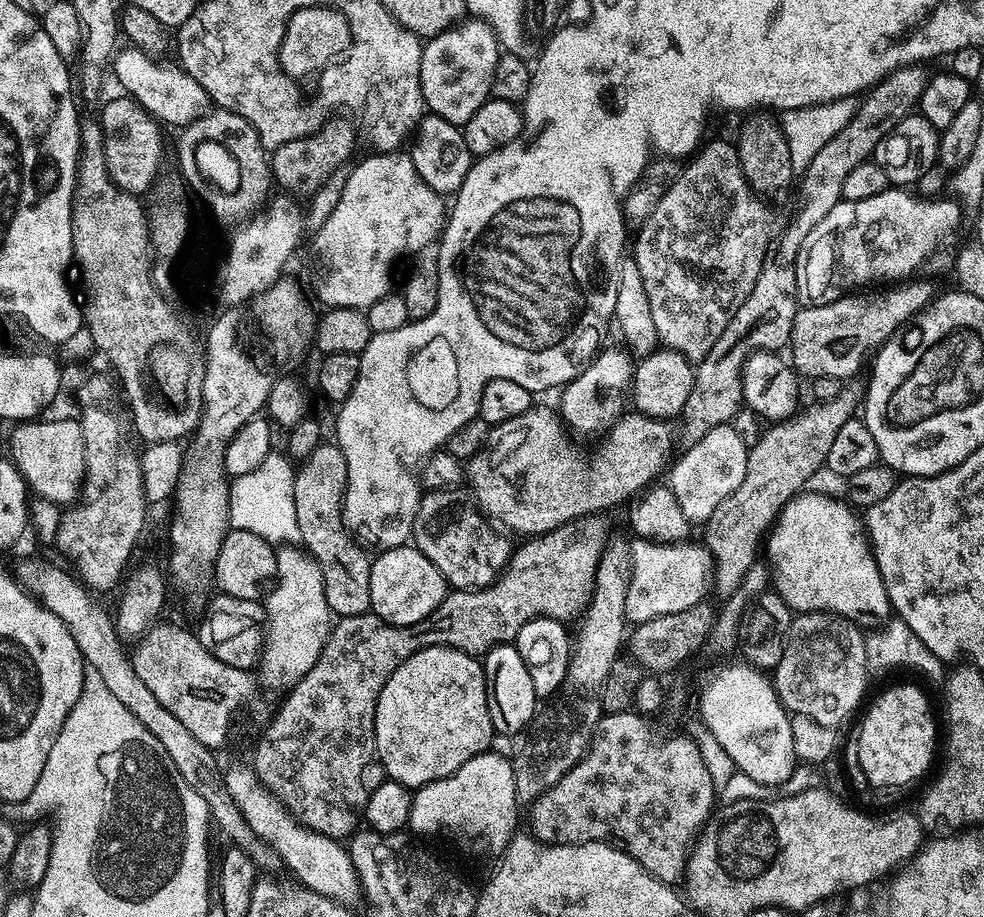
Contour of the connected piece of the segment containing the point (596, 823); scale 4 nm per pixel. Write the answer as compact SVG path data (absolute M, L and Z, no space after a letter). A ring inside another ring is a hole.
M635 710L609 712L601 715L596 724L596 735L592 738L587 754L557 784L550 786L550 790L546 790L538 799L532 801L530 805L530 811L532 811L530 832L543 844L585 844L595 840L600 840L604 844L612 844L615 848L620 848L626 854L630 854L634 858L634 862L638 862L650 875L658 878L663 884L676 886L679 885L679 880L681 883L685 879L688 862L692 858L701 833L709 821L713 819L712 807L718 804L718 789L714 782L710 780L709 771L706 770L706 765L702 762L701 751L698 750L695 742L686 736L683 731L671 732L670 729L663 728L662 725L655 724L652 720L655 719Z

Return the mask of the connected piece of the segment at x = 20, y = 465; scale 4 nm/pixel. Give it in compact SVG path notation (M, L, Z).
M73 417L44 419L34 418L17 423L10 434L8 454L25 479L27 487L39 499L59 506L68 506L79 499L83 488L86 474L84 436L79 421Z

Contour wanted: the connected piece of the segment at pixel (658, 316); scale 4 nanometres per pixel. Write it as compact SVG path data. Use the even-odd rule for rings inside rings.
M712 140L694 156L685 168L683 165L679 169L662 198L651 205L652 213L645 218L636 236L634 259L642 274L642 286L646 286L646 298L650 298L650 314L654 314L654 330L658 330L660 344L665 349L682 353L688 361L699 362L710 354L738 306L742 306L750 290L754 290L758 274L770 255L768 235L772 228L768 225L765 203L742 174L735 143Z

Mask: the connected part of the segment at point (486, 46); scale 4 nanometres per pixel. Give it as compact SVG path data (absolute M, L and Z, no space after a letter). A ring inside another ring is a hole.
M479 18L461 19L459 24L431 37L422 47L420 67L425 109L457 126L474 118L474 110L492 96L494 70L501 51L500 40L491 24Z

